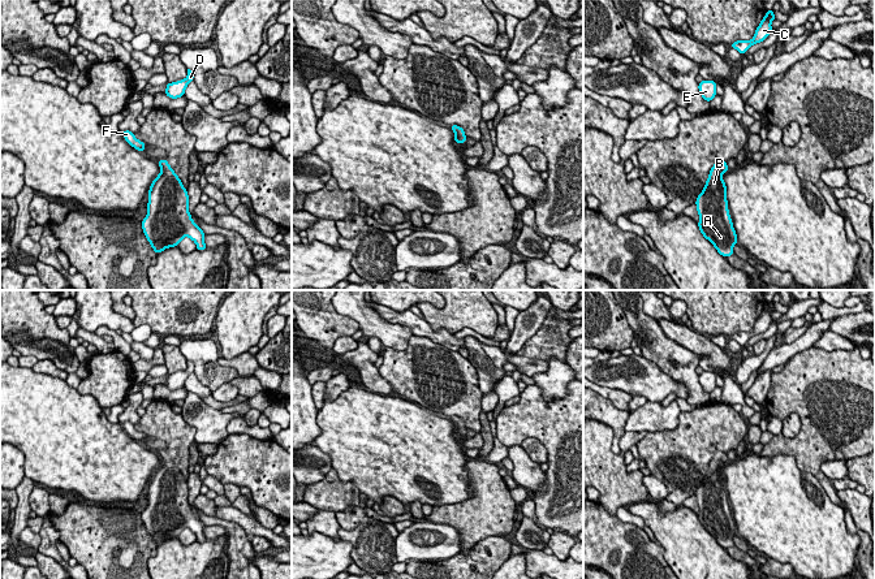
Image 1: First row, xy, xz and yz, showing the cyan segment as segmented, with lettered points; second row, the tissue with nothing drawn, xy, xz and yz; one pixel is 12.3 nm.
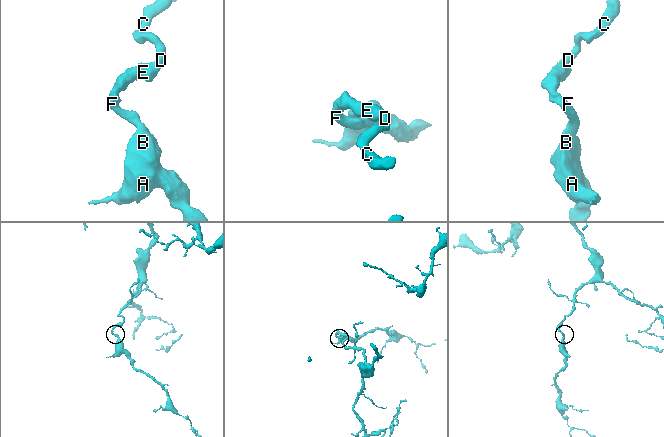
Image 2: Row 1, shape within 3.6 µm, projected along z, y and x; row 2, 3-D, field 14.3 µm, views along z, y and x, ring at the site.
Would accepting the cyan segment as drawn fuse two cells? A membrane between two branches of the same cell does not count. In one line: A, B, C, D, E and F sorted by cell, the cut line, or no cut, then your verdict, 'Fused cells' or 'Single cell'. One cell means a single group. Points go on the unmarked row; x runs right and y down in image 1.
Groups: A B C D E F. No split. Single cell

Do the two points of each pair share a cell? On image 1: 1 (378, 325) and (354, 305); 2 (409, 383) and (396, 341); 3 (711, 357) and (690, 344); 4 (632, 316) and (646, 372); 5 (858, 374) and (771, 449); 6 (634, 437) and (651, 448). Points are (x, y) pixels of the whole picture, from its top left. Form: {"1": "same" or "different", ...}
{"1": "same", "2": "different", "3": "same", "4": "different", "5": "same", "6": "different"}

